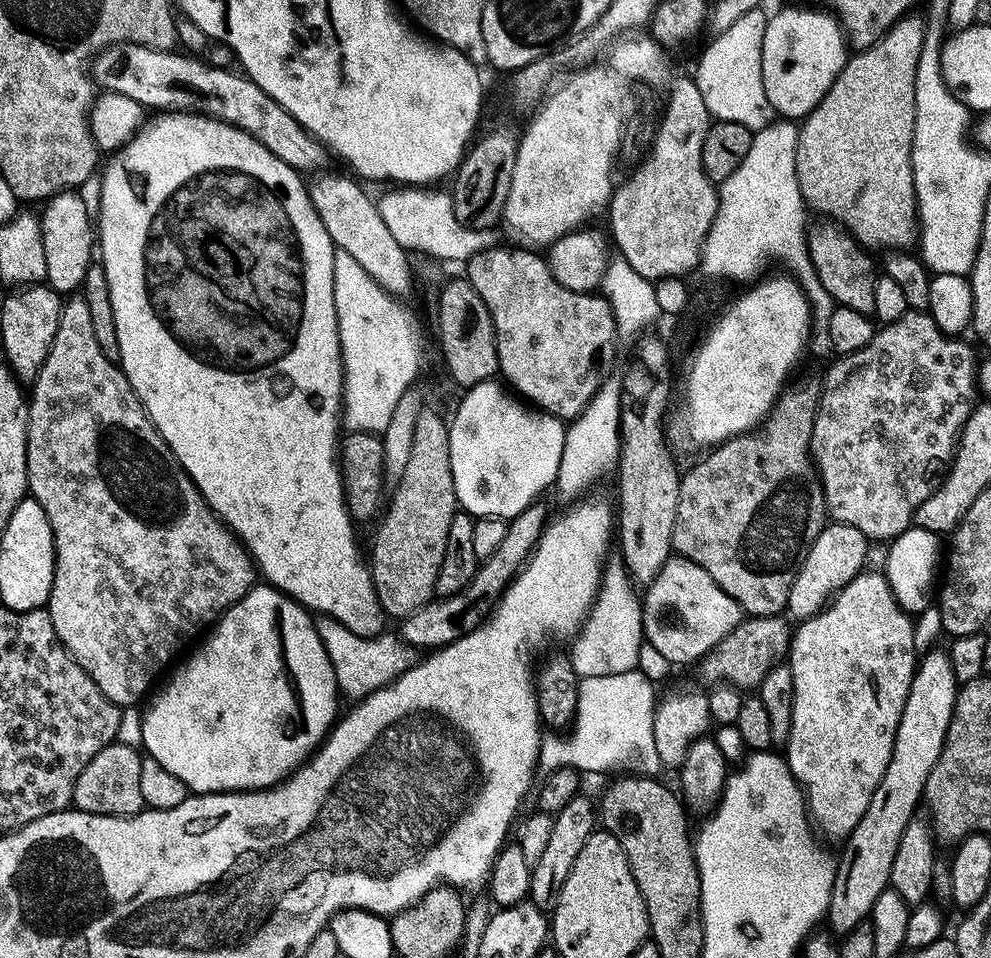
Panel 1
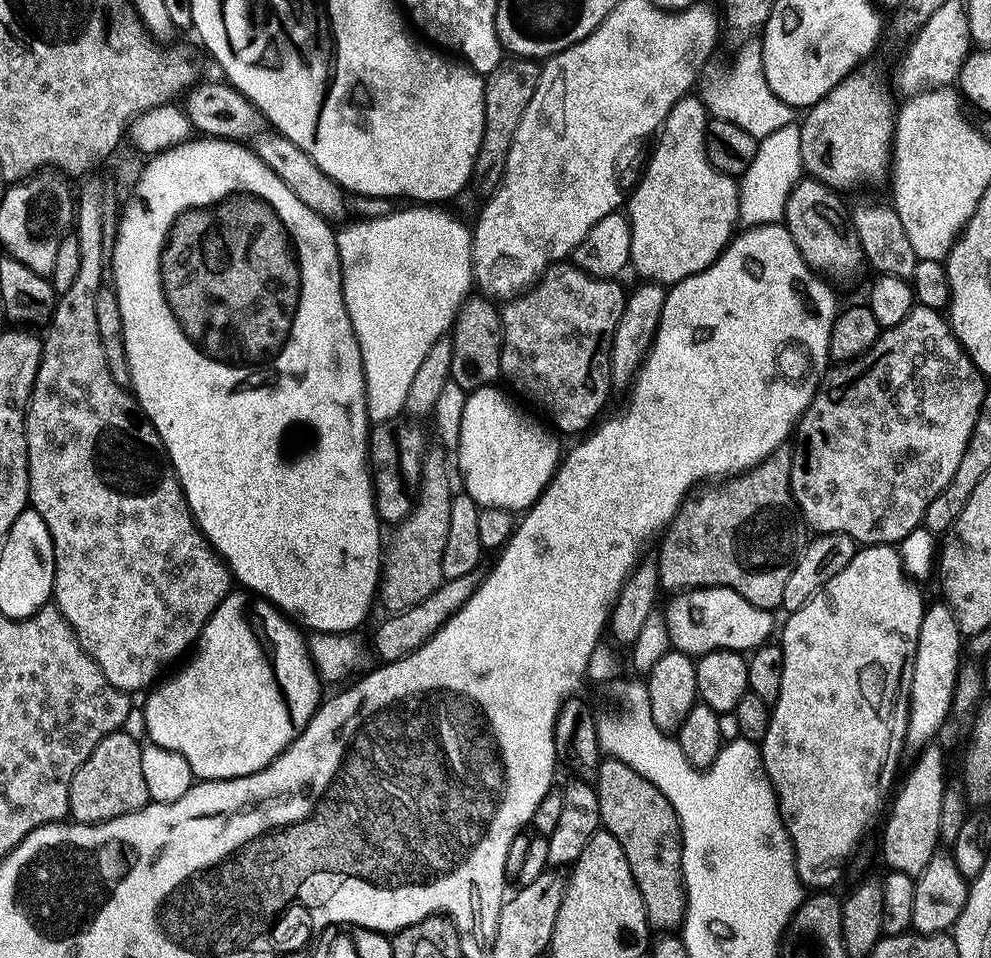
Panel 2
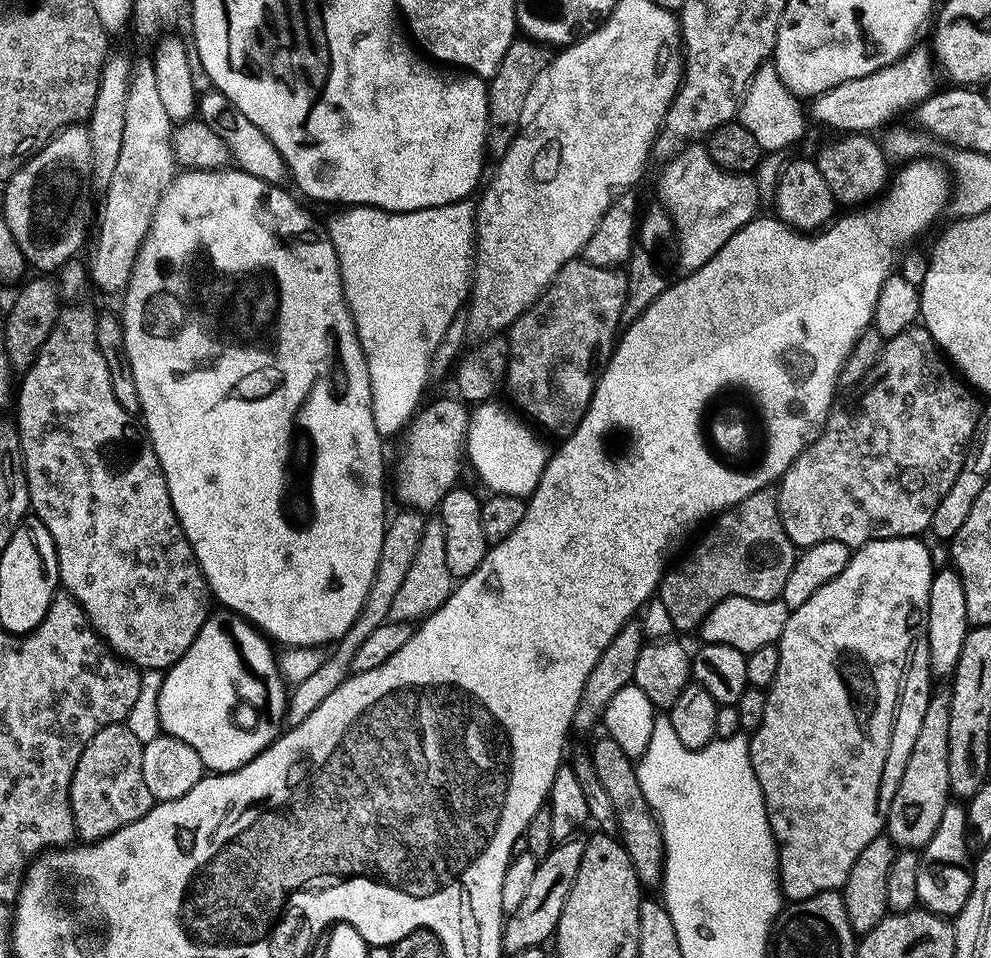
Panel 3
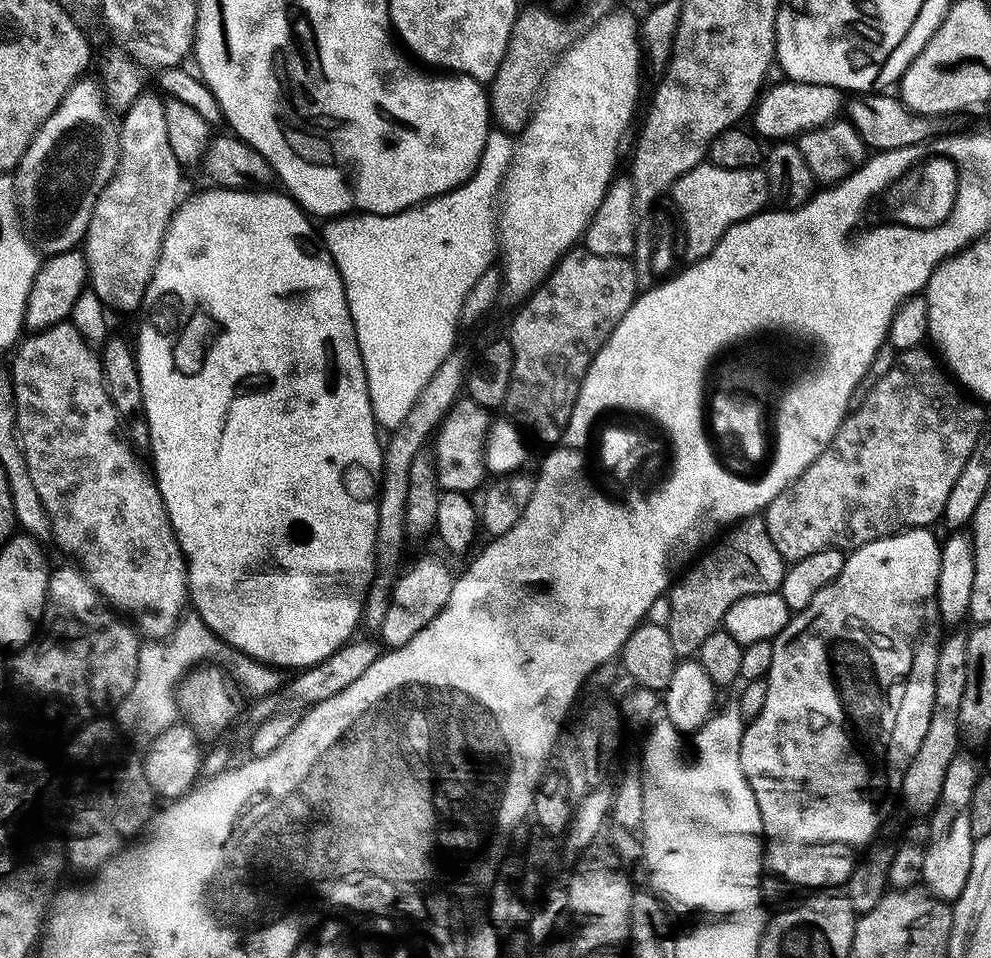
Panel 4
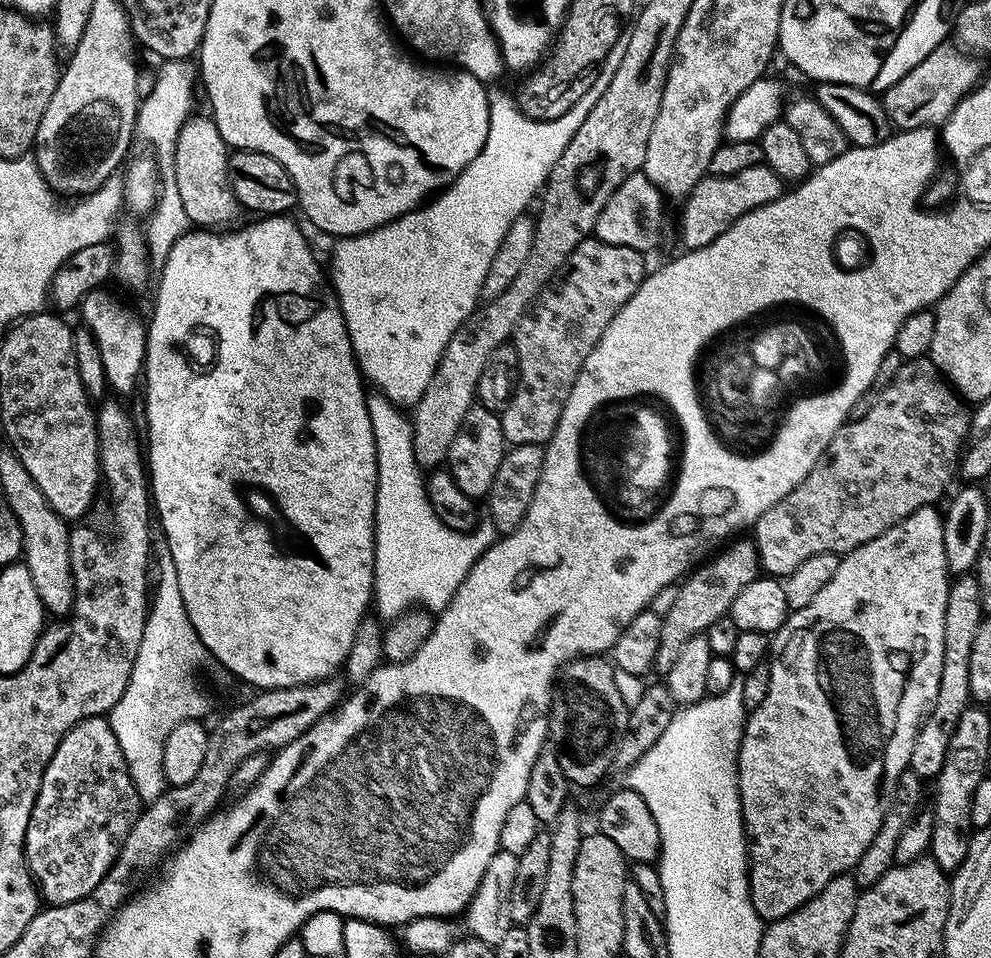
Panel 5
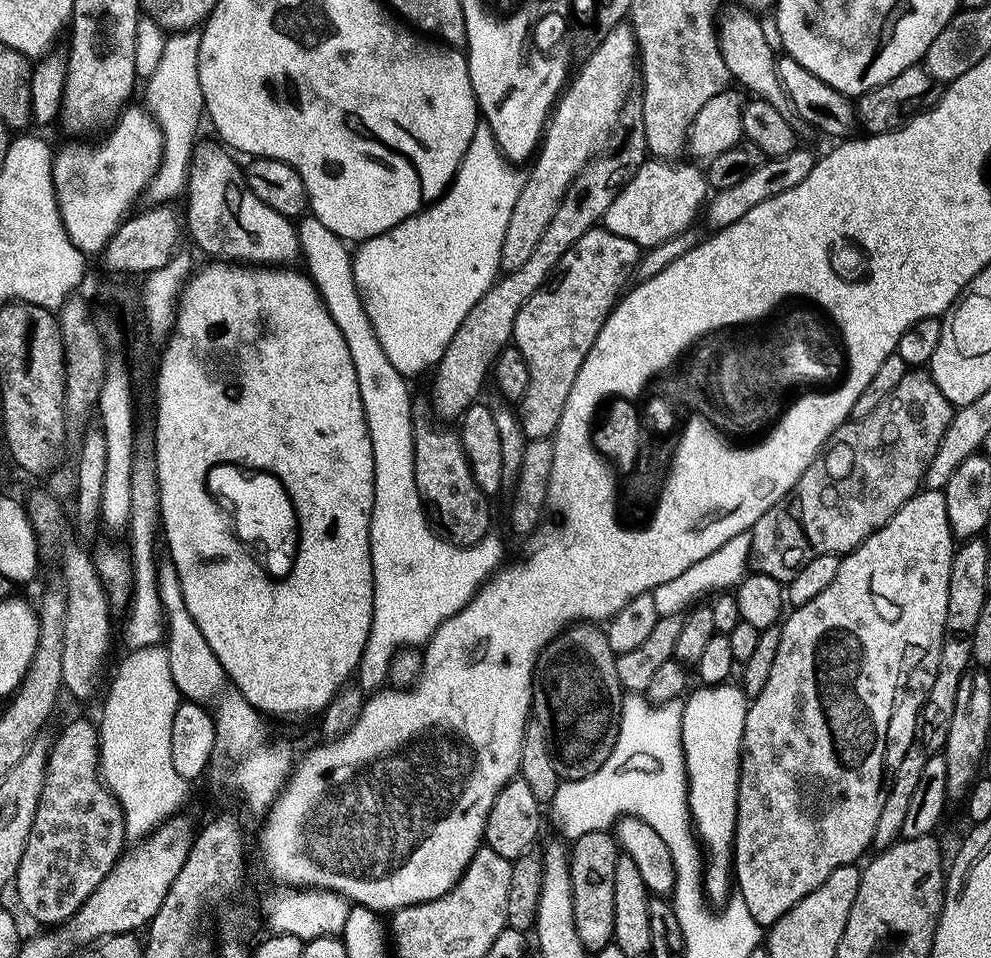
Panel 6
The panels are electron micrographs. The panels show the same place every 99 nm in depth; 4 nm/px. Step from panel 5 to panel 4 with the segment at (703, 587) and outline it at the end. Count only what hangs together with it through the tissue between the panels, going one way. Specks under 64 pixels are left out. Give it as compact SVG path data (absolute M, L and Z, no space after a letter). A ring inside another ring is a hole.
M759 515L731 525L666 593L670 602L666 627L676 657L695 657L706 636L723 625L726 610L730 610L738 598L779 592L785 571L786 562L782 554L778 554L778 546L774 546L766 522Z

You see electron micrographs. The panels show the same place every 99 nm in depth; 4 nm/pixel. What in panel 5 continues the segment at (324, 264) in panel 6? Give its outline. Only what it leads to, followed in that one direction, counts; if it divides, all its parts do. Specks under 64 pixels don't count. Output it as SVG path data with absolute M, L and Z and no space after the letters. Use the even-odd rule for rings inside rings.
M379 394L368 396L368 413L370 414L370 426L374 430L374 438L376 439L376 465L378 466L378 478L376 479L376 574L374 577L374 608L377 608L375 611L378 613L379 619L384 622L391 622L395 620L397 616L417 606L433 614L443 612L446 605L454 598L458 586L462 586L466 574L470 574L474 562L478 562L478 558L482 558L482 554L486 554L486 550L490 550L490 546L496 543L498 539L494 522L487 514L481 515L479 519L477 519L475 526L468 532L456 532L453 528L449 528L448 525L441 520L440 515L433 510L432 504L428 500L425 477L422 475L422 469L414 458L412 421L407 415L404 417L400 412L403 411L401 411L397 405L393 404L391 400L387 400L385 396Z

